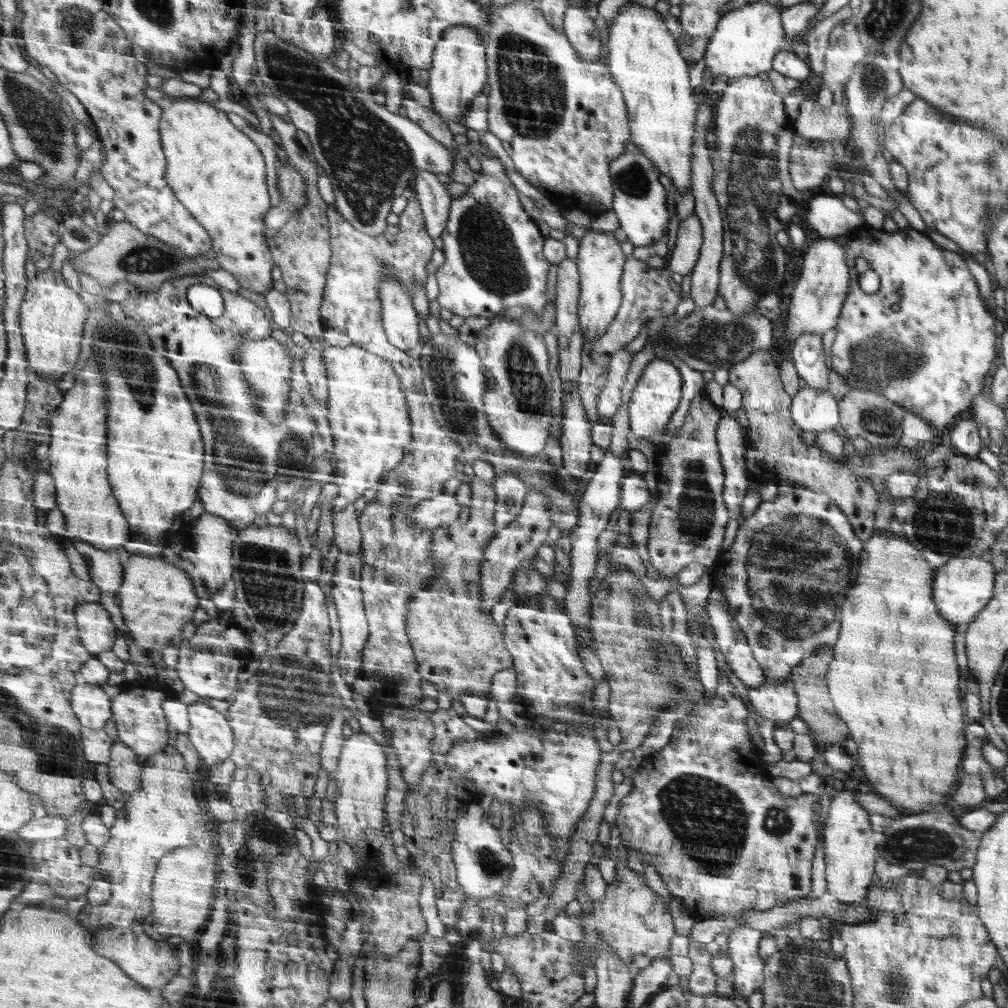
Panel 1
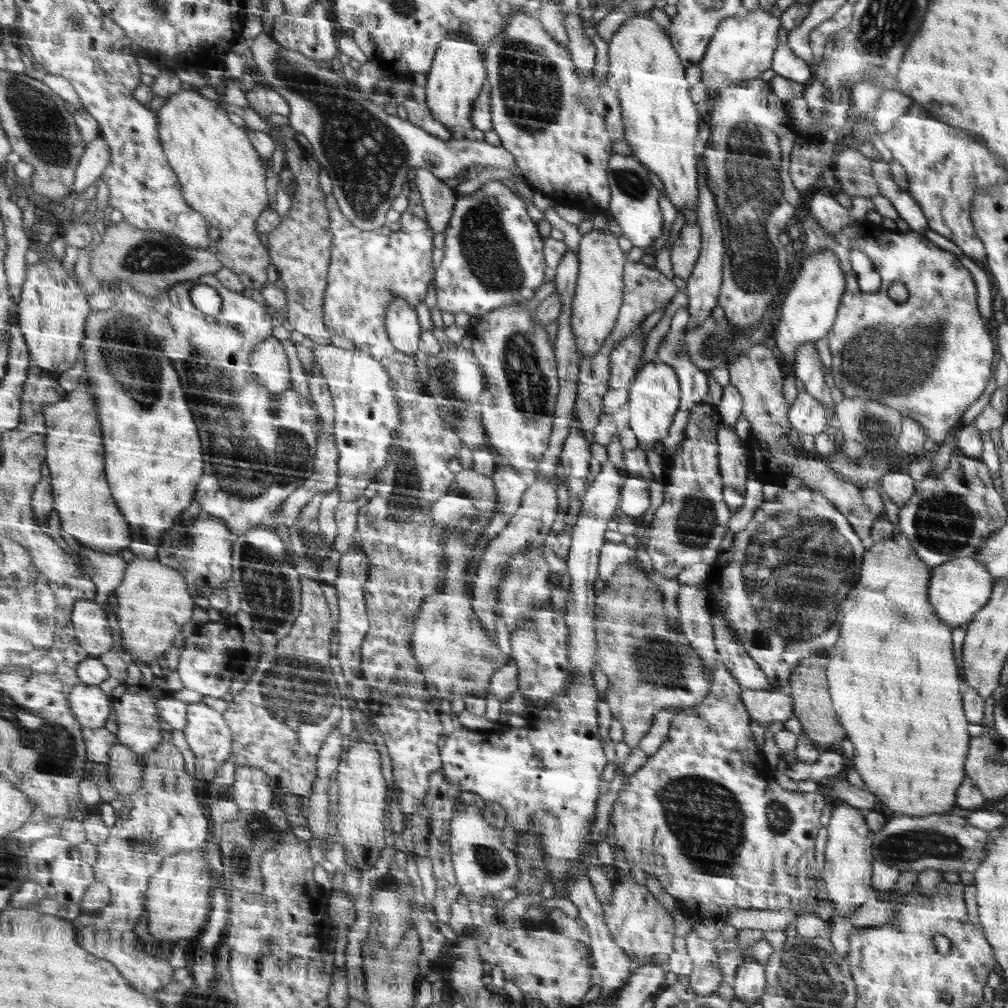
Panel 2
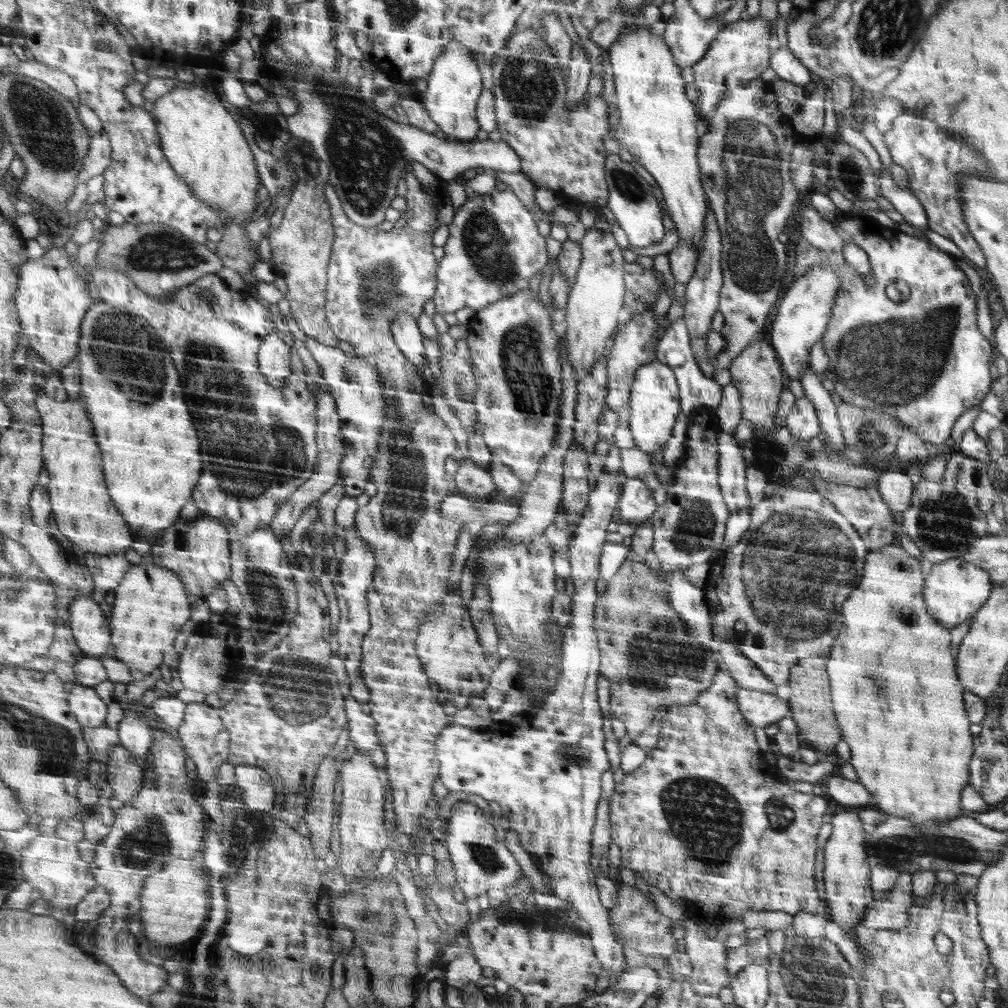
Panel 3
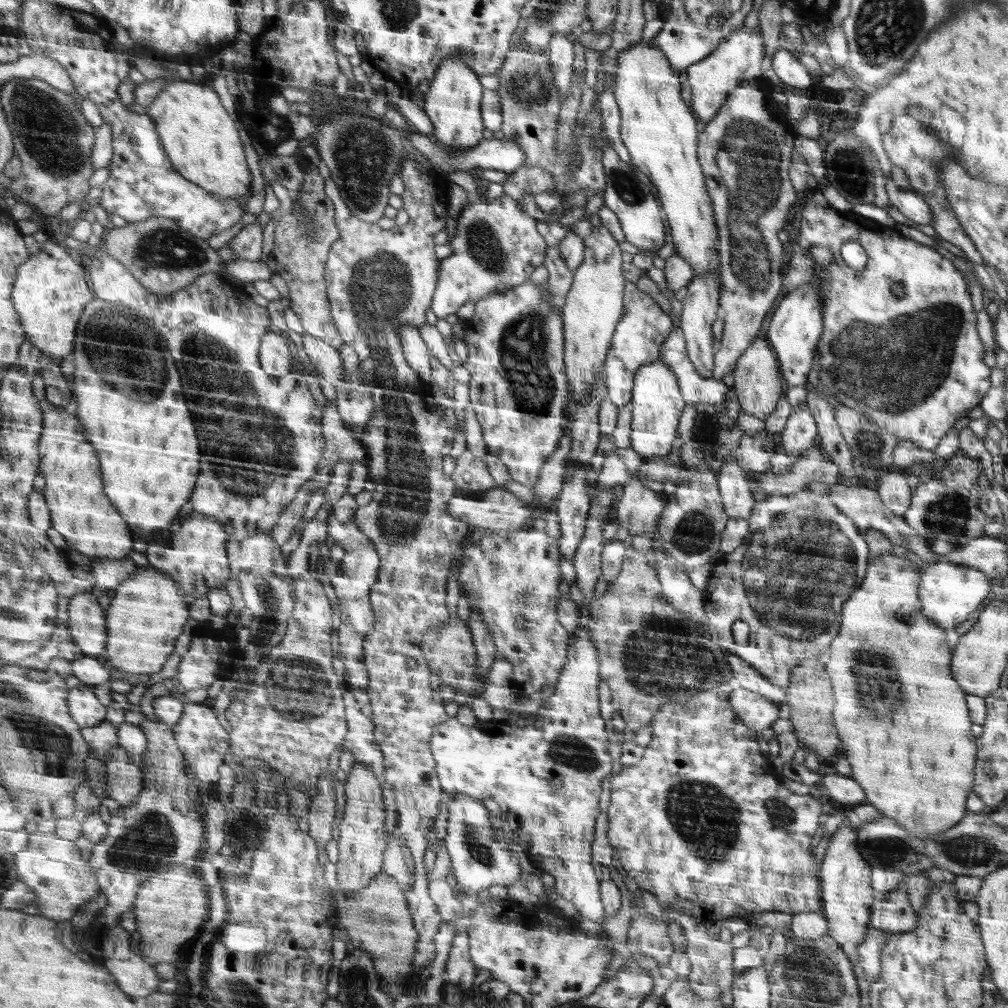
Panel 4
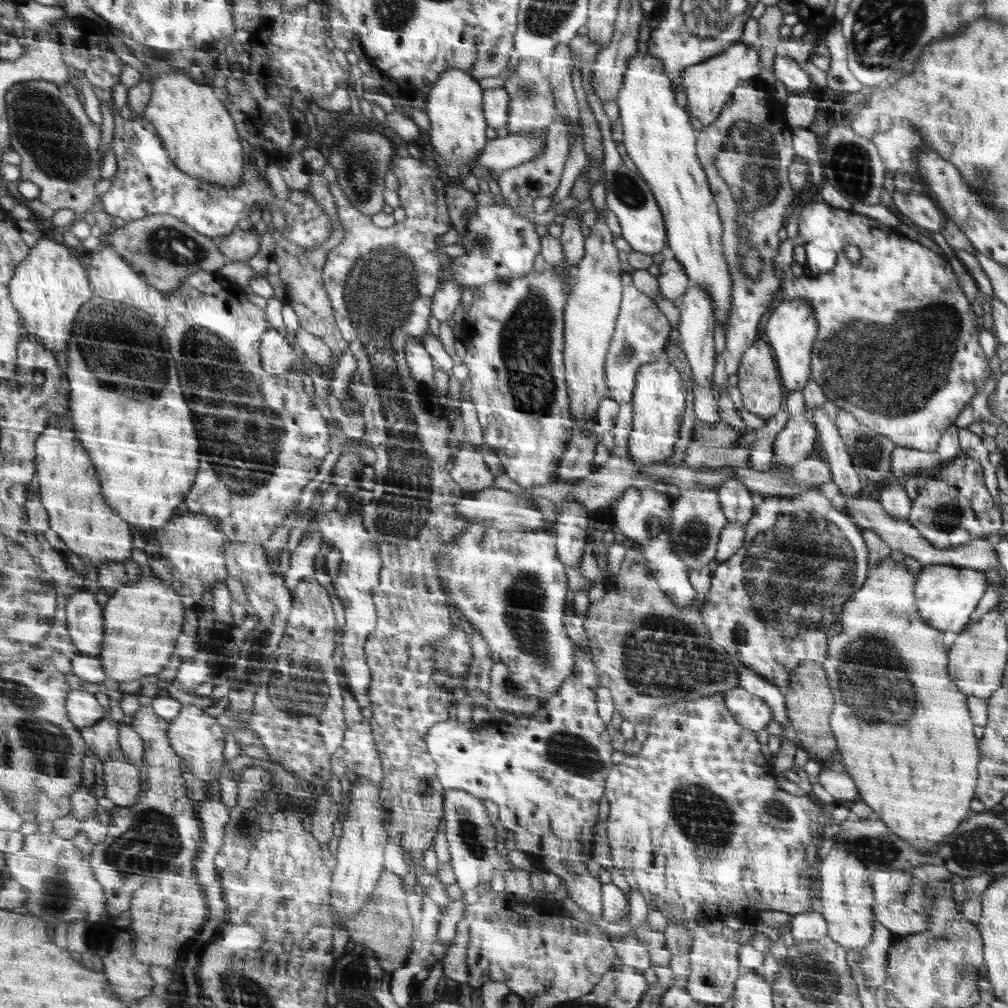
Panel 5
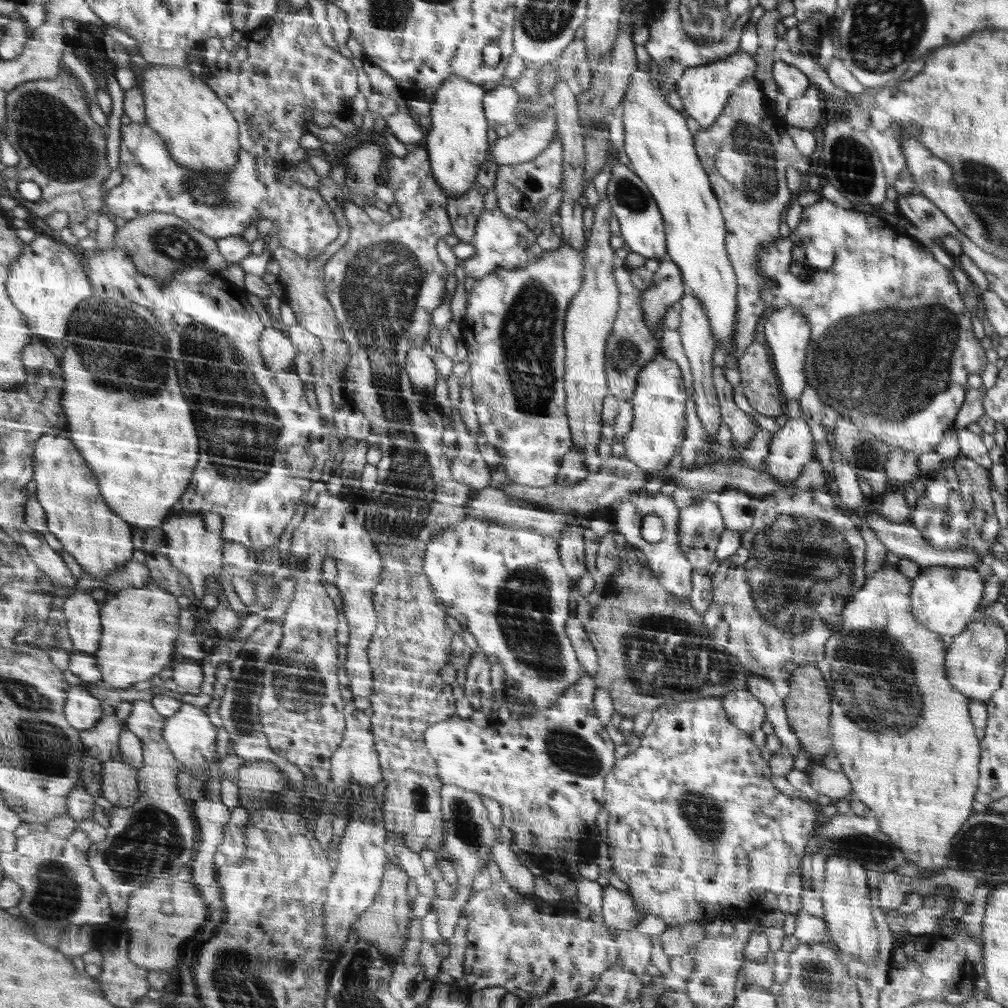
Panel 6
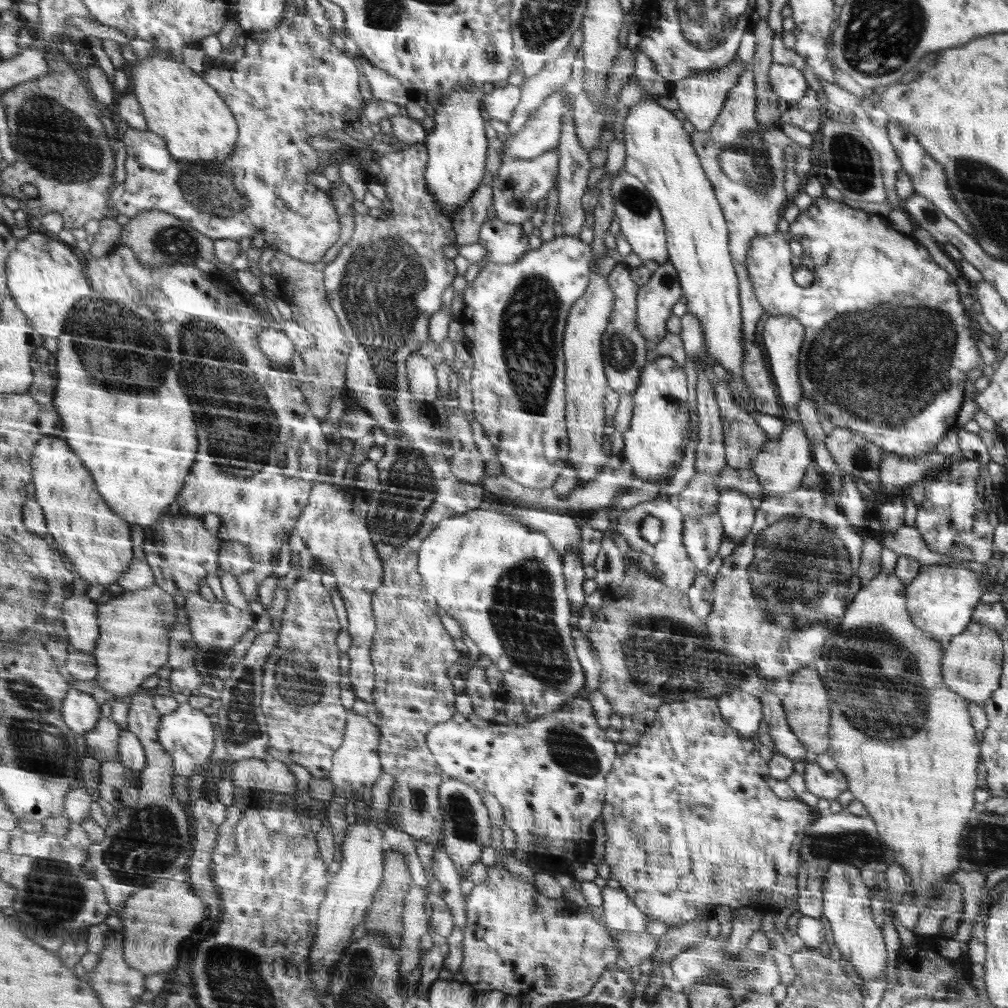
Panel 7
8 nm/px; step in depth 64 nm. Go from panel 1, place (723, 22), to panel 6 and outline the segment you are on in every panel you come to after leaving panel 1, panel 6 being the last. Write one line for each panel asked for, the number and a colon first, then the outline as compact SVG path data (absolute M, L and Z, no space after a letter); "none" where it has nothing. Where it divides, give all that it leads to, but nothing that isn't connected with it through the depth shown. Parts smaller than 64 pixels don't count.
2: M753 8L747 16L729 16L721 20L717 32L709 40L709 48L699 62L701 68L701 84L723 90L741 82L749 82L759 78L763 72L771 70L773 54L779 48L777 32L781 30L781 20L775 18L765 8Z
3: M759 14L749 20L737 20L723 26L717 34L701 62L693 66L693 84L699 88L699 114L711 116L713 108L721 102L721 94L737 88L739 84L757 80L767 68L771 60L771 52L775 48L775 36L771 34L773 22L761 18Z
4: M741 24L735 30L731 30L705 60L697 62L695 66L689 66L689 70L683 72L691 86L693 114L697 114L703 124L711 122L717 110L721 110L725 98L729 98L729 94L733 94L733 90L737 90L739 84L761 80L763 58L765 58L765 42L761 38L759 26L749 30L745 24Z
5: M739 38L725 52L715 54L713 58L707 58L705 62L699 62L697 66L687 68L681 76L681 82L685 86L685 96L687 96L687 112L693 118L697 118L703 126L717 122L717 116L721 114L721 110L733 96L733 90L737 90L737 86L741 82L759 80L759 74L761 74L759 60L761 60L761 56L759 56L757 44L753 46L753 44L745 42L743 38Z
6: M737 48L737 52L731 52L731 56L727 58L709 62L707 66L685 70L677 80L677 94L681 96L685 116L691 116L701 126L701 130L713 126L713 122L721 118L721 110L725 110L725 104L729 102L733 90L737 90L737 86L747 78L753 78L753 74L757 74L755 54L745 54L741 48Z

